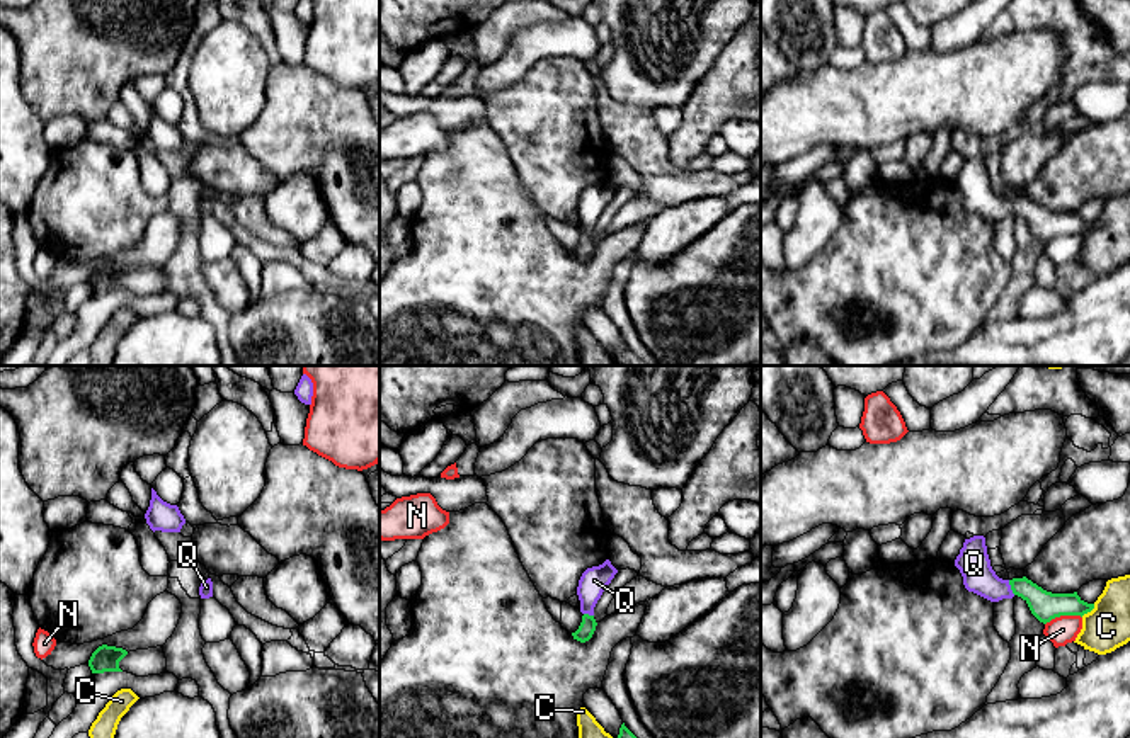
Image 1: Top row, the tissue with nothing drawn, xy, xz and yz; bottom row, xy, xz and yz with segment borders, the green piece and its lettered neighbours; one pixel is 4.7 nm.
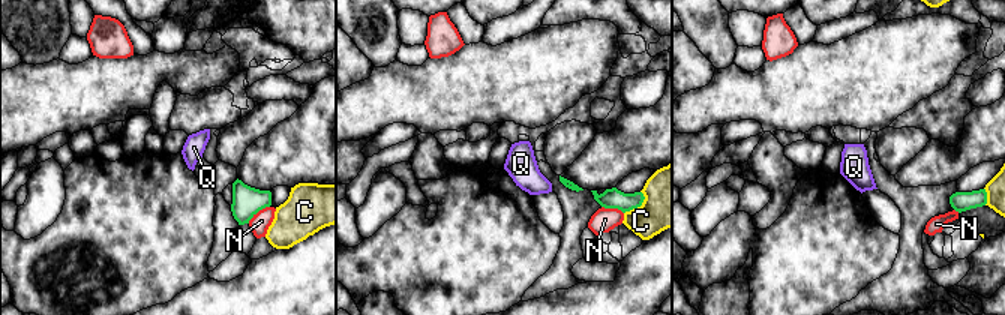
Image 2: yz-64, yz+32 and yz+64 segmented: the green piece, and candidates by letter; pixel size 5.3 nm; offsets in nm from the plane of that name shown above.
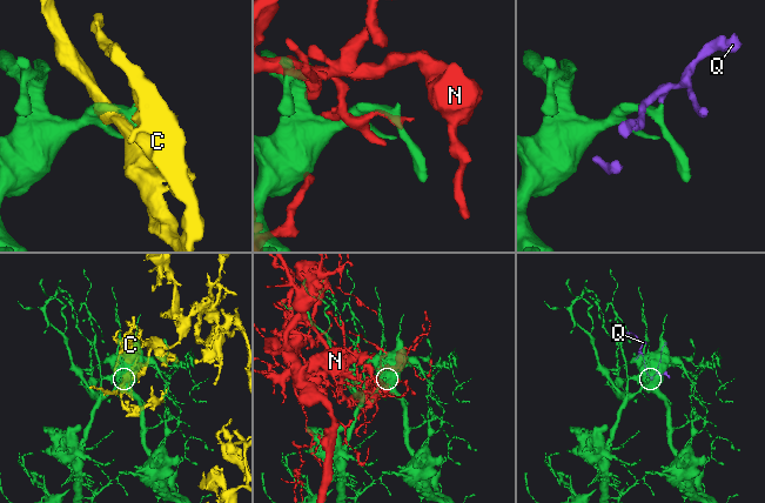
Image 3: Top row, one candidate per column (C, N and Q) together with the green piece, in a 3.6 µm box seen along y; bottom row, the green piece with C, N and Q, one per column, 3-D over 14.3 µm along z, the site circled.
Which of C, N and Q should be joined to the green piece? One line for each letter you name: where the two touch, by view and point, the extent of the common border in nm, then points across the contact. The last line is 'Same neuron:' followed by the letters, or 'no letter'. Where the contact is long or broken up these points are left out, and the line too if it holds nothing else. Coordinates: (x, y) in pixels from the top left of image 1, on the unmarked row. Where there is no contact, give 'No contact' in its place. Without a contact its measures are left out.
Q: Touches green at yz (1011, 206). Shared border 80 nm. Path across: yz (1045, 225), (1023, 206), (1011, 206), (998, 206), (974, 182)
Same neuron: Q

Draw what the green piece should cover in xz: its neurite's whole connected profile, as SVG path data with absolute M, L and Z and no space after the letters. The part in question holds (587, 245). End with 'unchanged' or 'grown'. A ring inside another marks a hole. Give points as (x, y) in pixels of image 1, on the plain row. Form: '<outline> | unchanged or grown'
M609 179L599 185L587 187L582 192L577 206L577 214L580 219L580 231L584 235L579 248L572 252L574 258L585 262L592 257L597 245L594 238L594 226L616 192L618 189L611 184Z | grown

